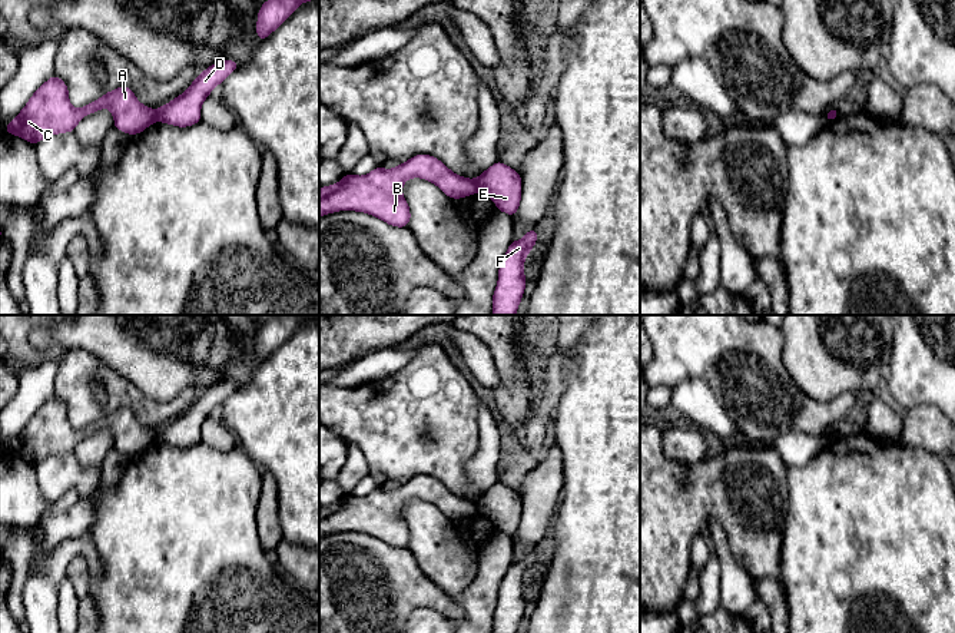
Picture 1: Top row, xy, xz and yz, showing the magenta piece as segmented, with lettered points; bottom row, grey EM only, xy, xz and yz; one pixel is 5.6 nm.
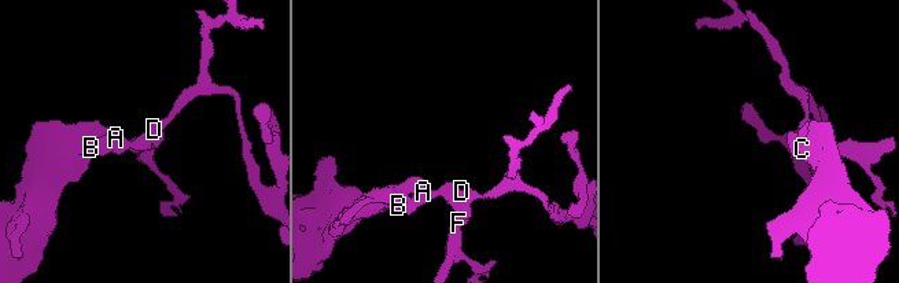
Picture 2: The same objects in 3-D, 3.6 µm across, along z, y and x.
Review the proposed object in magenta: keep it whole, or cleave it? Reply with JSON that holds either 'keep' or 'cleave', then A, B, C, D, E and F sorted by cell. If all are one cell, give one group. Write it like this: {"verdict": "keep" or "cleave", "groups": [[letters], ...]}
{"verdict": "cleave", "groups": [["A", "B", "C"], ["D", "E", "F"]]}

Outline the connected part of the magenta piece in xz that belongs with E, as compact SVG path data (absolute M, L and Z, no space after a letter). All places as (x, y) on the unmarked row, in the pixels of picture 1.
M497 481L477 500L478 511L490 517L495 528L515 537L521 521L521 496Z

